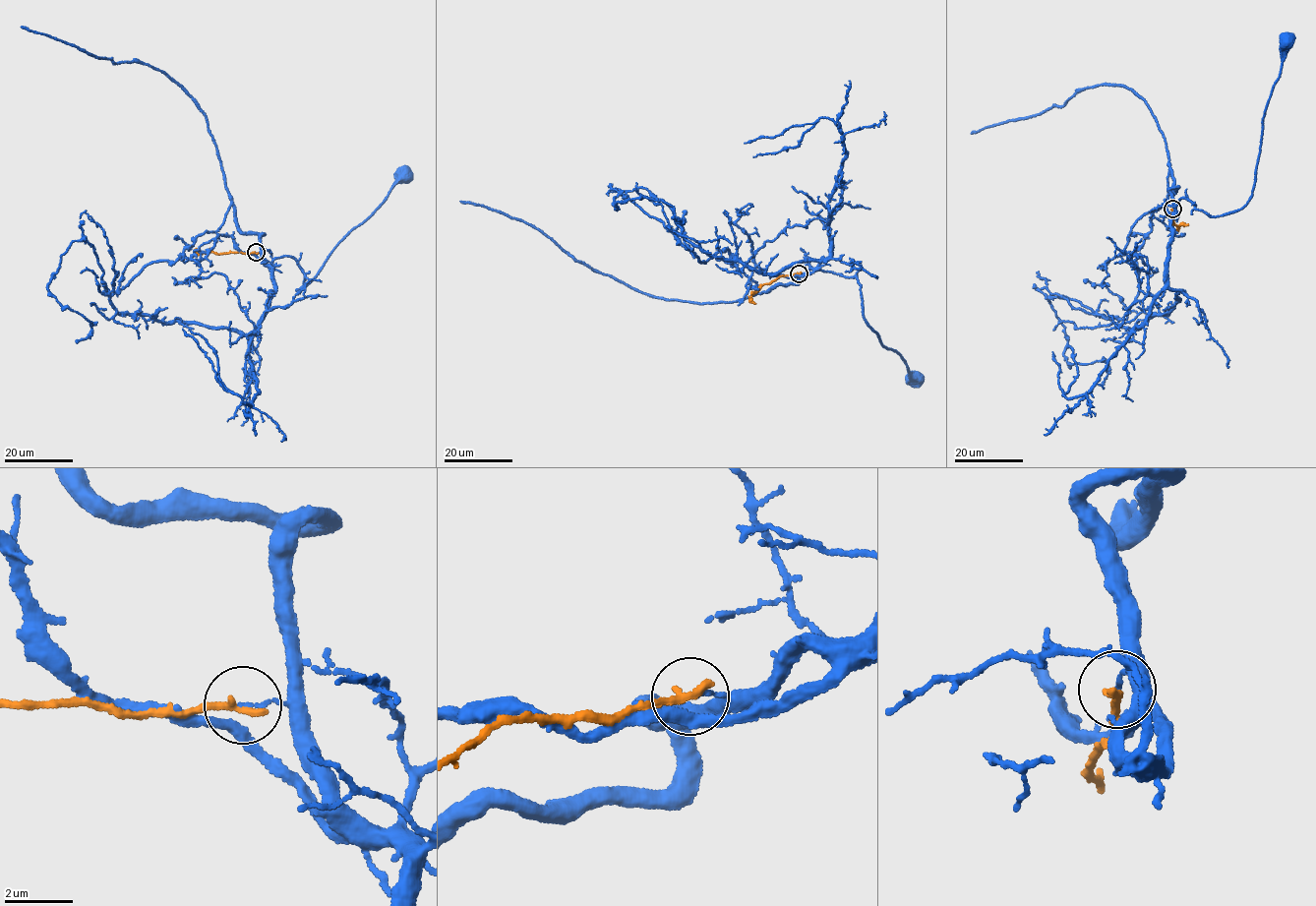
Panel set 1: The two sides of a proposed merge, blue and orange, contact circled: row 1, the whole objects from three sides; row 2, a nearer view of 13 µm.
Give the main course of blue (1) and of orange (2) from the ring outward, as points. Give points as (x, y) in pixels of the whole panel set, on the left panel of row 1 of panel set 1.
1: (256, 252), (268, 264), (284, 256), (294, 258), (305, 277), (298, 290), (403, 175)
2: (256, 253), (196, 252), (199, 254)

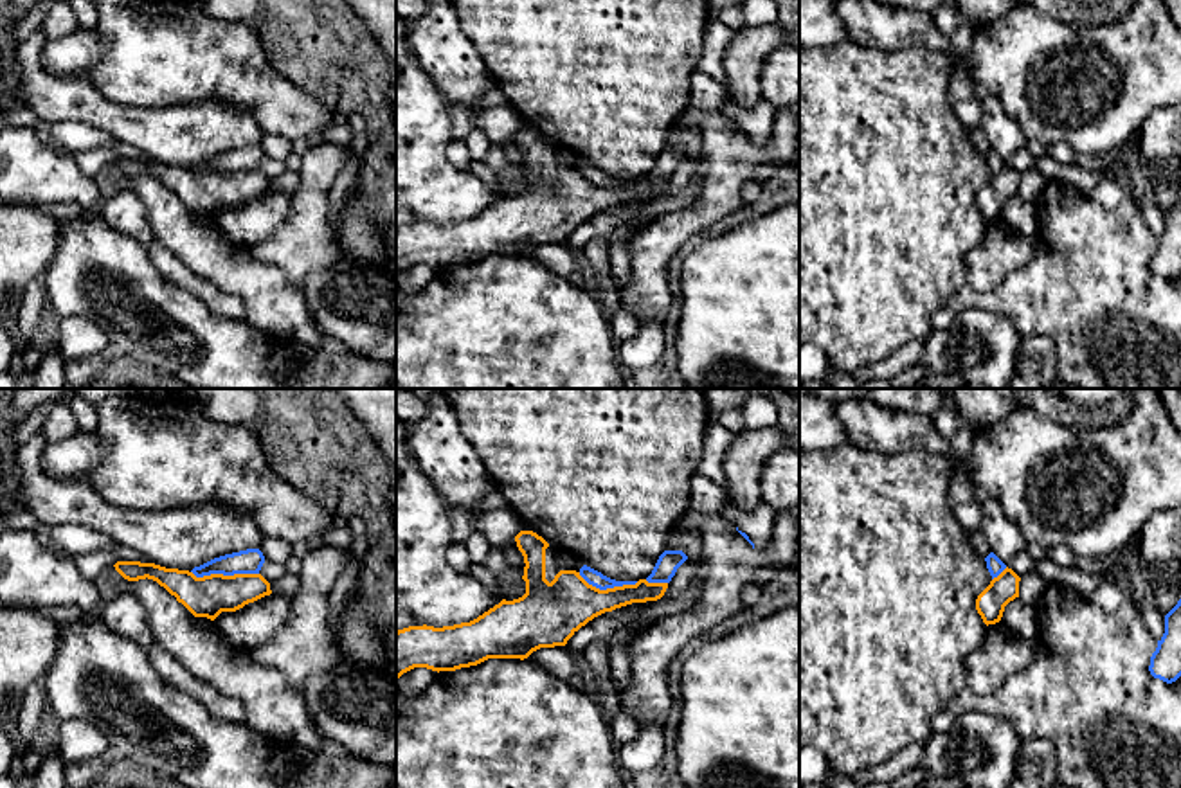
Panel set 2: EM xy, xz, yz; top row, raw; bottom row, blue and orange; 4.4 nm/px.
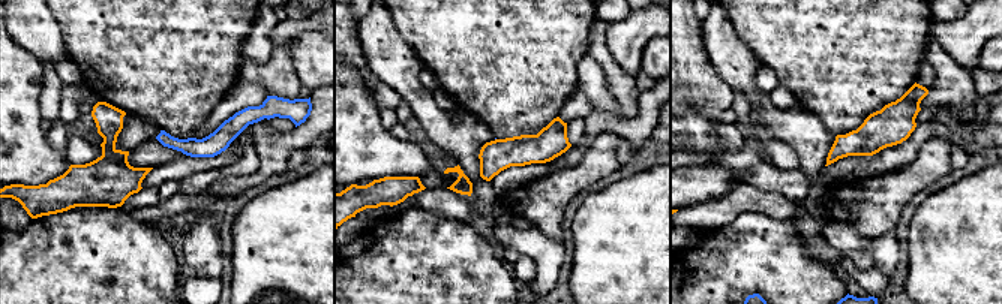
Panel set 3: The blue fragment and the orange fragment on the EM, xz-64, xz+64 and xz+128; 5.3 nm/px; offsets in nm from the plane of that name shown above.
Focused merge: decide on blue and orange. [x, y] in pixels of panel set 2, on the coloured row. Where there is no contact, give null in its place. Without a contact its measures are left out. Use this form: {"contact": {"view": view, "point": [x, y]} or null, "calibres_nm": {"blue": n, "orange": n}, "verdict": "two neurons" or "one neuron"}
{"contact": {"view": "xy", "point": [225, 574]}, "calibres_nm": {"blue": 110, "orange": 180}, "verdict": "two neurons"}

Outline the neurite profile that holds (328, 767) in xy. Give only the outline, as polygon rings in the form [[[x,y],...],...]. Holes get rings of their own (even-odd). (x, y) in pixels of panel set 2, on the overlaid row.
[[[335,741],[317,750],[288,748],[302,765],[297,779],[284,788],[394,788],[392,765],[355,757]]]

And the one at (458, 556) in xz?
[[[452,545],[446,552],[448,563],[459,570],[459,572],[468,572],[472,560],[464,545]]]

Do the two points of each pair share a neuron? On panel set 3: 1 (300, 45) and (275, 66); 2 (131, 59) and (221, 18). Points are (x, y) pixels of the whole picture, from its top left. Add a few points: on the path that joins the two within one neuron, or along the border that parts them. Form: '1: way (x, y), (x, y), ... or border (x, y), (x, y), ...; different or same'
1: border (288, 41), (291, 63), (302, 84); different
2: way (153, 36), (176, 18), (198, 18); same

